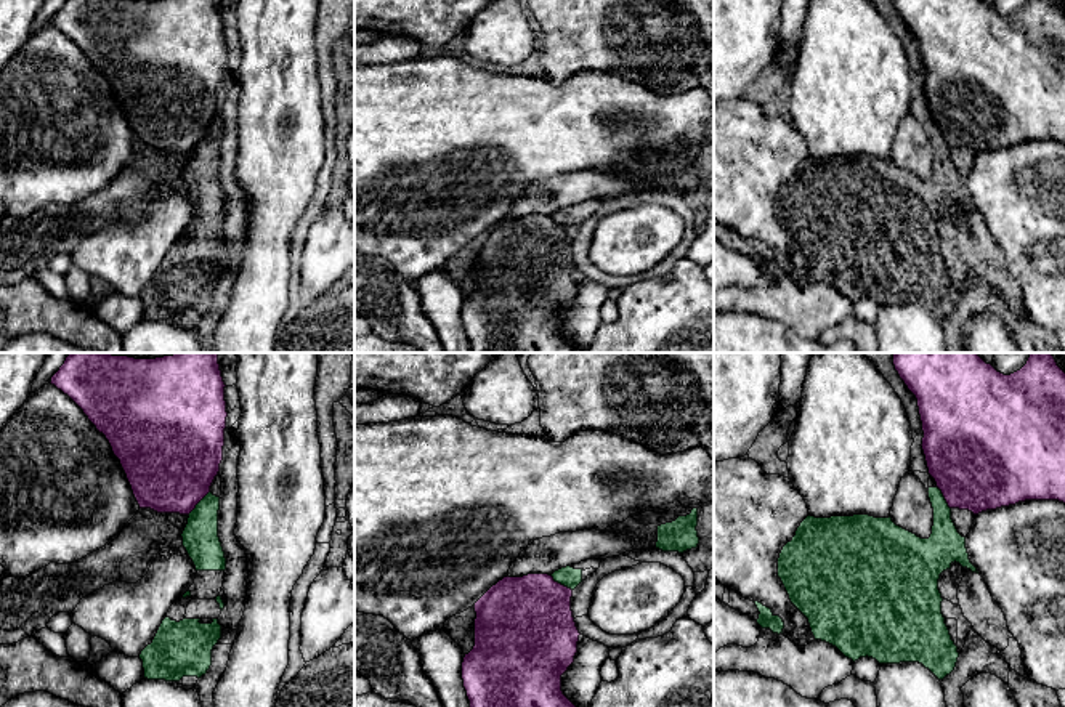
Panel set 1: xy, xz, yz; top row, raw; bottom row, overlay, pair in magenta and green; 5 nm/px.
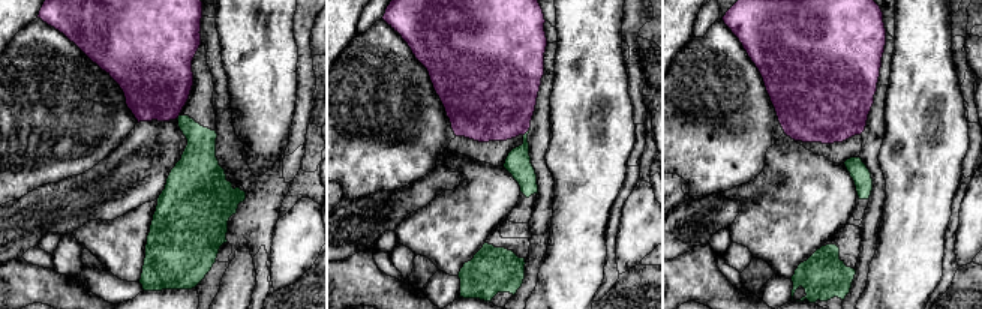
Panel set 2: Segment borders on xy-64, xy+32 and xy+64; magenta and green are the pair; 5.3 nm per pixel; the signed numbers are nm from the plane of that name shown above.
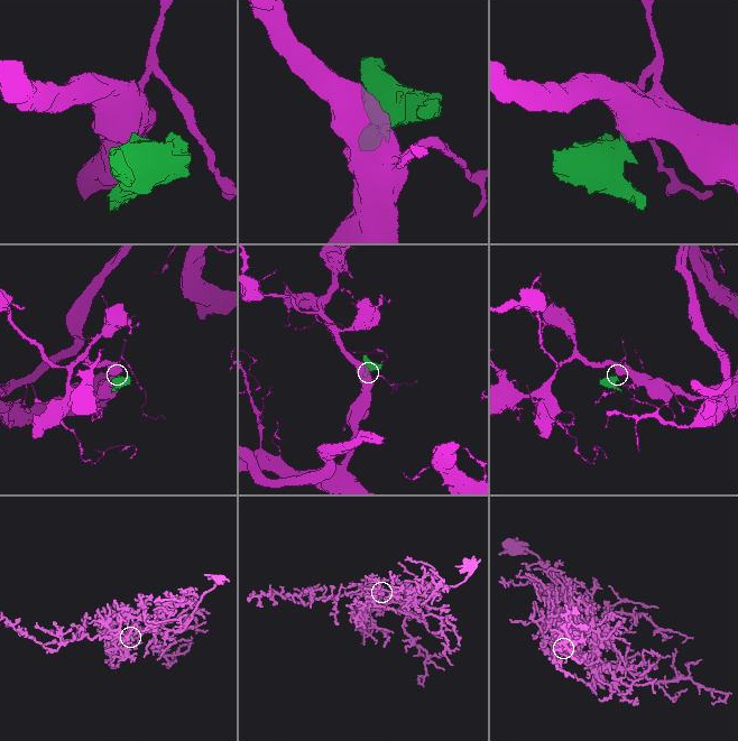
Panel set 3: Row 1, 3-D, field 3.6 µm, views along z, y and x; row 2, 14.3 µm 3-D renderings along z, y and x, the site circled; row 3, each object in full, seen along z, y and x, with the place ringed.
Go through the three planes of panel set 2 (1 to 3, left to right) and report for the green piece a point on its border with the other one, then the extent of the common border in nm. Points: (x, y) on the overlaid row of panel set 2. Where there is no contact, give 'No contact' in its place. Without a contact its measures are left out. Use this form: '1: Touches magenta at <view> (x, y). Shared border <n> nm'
1: Touches magenta at xy-64 (177, 117). Shared border 30 nm
2: Touches magenta at xy+32 (528, 129). Shared border 70 nm
3: No contact

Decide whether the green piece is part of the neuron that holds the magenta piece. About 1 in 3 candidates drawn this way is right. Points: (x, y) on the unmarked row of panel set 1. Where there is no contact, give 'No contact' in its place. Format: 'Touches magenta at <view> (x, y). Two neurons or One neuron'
Touches magenta at xy (198, 143). Two neurons

